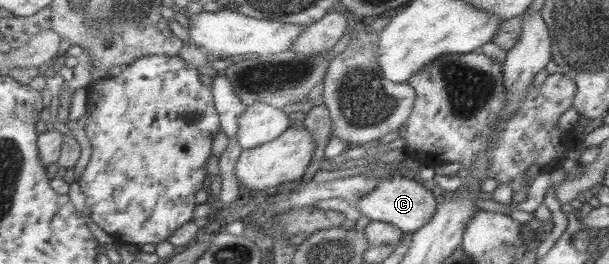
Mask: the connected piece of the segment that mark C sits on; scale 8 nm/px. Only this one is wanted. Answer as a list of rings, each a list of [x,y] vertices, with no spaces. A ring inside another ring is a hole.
[[[397,172],[390,175],[387,178],[380,178],[377,185],[370,192],[363,194],[362,198],[356,198],[353,209],[369,221],[391,224],[408,236],[421,229],[431,219],[439,204],[439,199],[411,178],[399,176]]]

